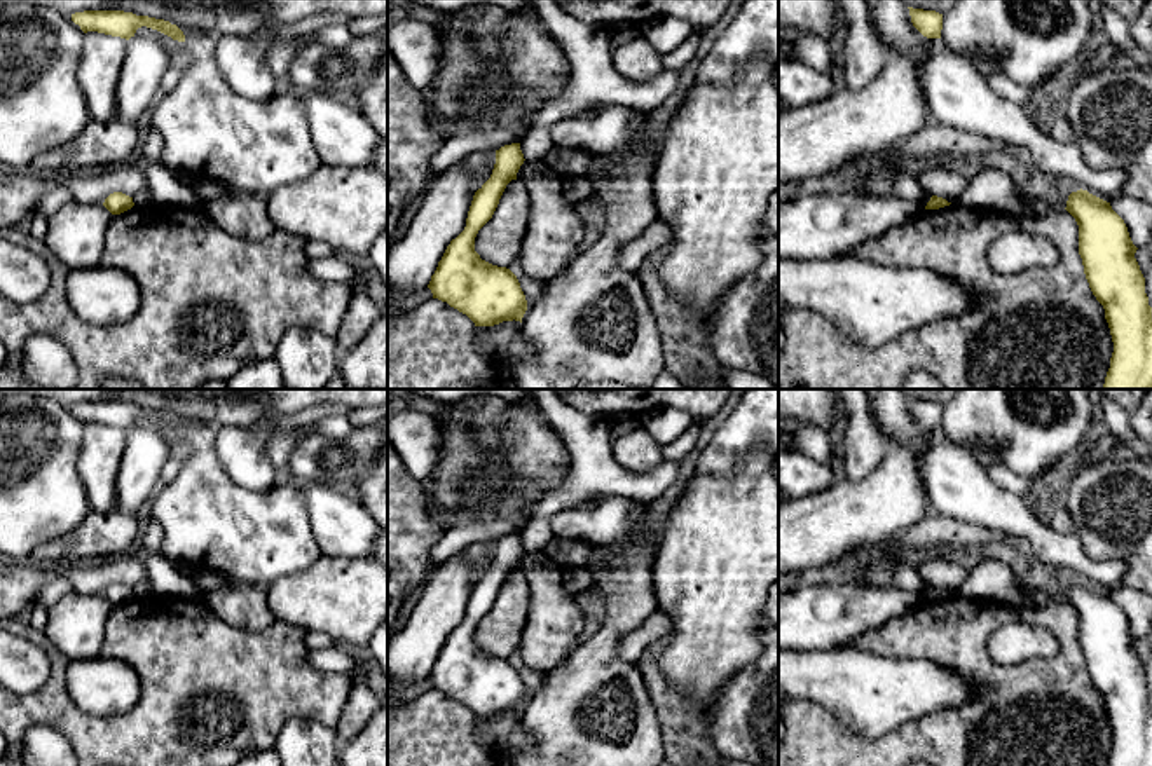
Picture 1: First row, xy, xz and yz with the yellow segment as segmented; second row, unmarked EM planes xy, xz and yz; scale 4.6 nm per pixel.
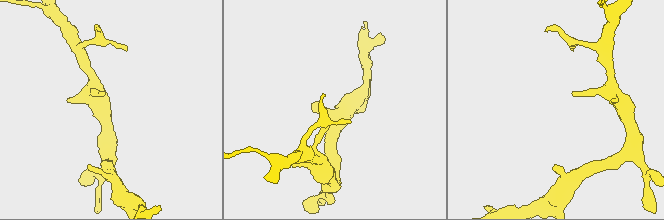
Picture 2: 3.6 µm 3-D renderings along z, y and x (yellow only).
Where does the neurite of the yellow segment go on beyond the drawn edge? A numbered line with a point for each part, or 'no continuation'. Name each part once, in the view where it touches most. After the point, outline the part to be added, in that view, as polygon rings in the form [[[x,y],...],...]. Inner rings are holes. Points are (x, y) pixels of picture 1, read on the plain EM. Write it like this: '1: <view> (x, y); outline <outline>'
no continuation

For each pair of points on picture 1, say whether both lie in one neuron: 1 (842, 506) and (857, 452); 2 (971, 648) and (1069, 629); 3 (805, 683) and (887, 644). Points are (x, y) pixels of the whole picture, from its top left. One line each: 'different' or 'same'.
1: different
2: same
3: different

